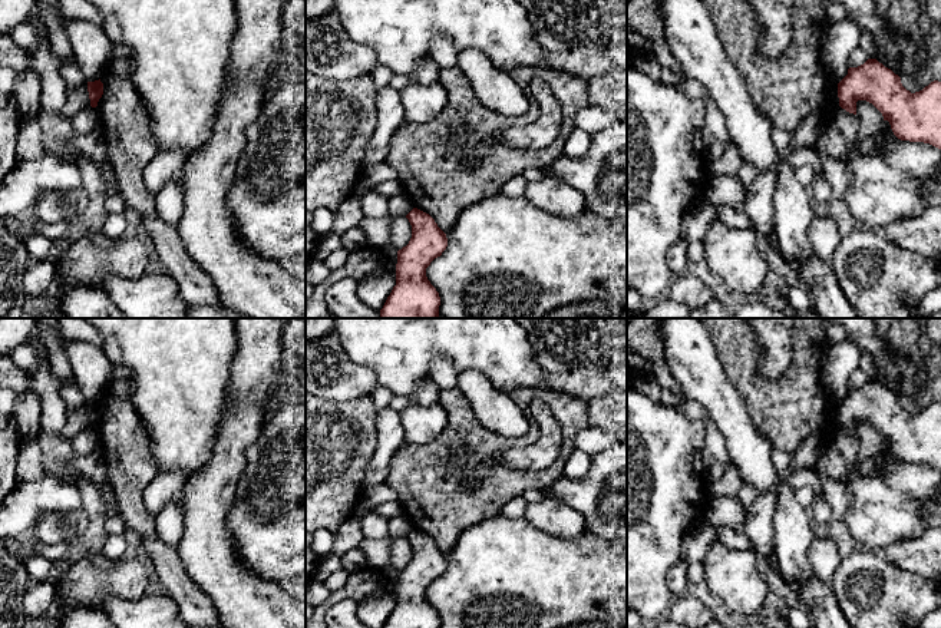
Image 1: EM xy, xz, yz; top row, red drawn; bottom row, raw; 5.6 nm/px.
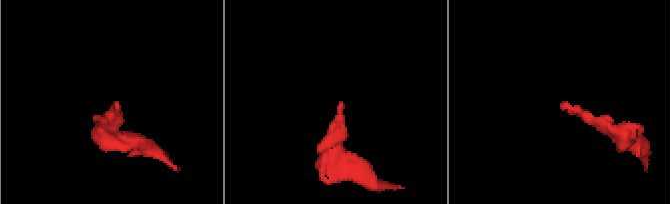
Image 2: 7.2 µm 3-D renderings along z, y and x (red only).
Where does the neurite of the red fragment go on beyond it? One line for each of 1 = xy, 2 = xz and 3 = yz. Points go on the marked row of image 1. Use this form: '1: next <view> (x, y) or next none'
1: next none
2: next none
3: next none

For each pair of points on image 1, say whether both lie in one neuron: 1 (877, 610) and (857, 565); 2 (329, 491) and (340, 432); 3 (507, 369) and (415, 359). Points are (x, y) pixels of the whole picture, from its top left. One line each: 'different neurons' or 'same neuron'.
1: same neuron
2: same neuron
3: same neuron

